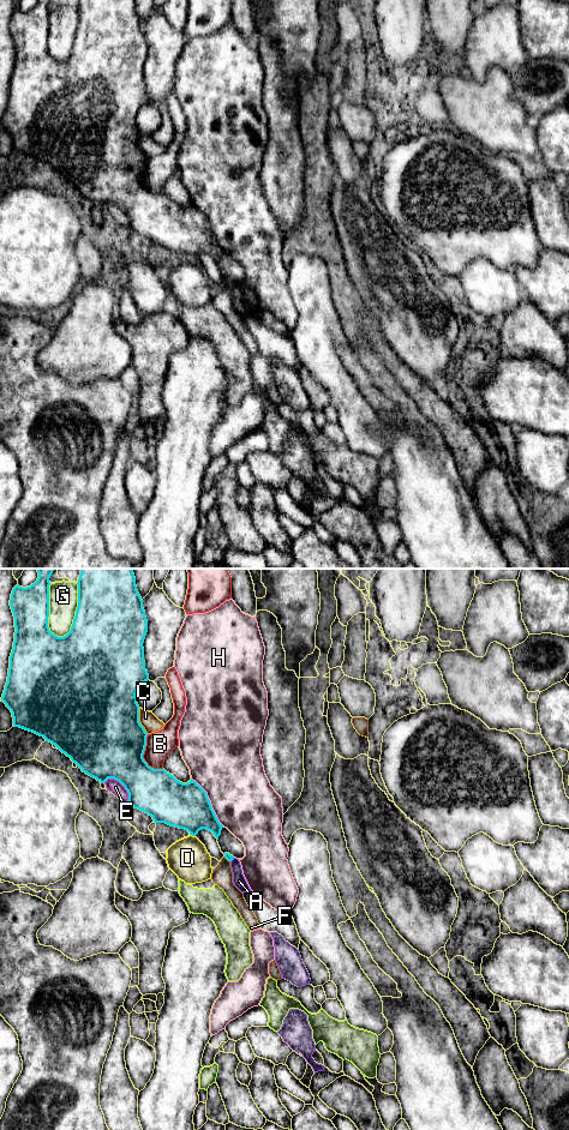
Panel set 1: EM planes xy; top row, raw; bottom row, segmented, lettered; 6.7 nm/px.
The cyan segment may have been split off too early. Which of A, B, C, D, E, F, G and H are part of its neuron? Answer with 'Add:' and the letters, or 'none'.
Add: A

